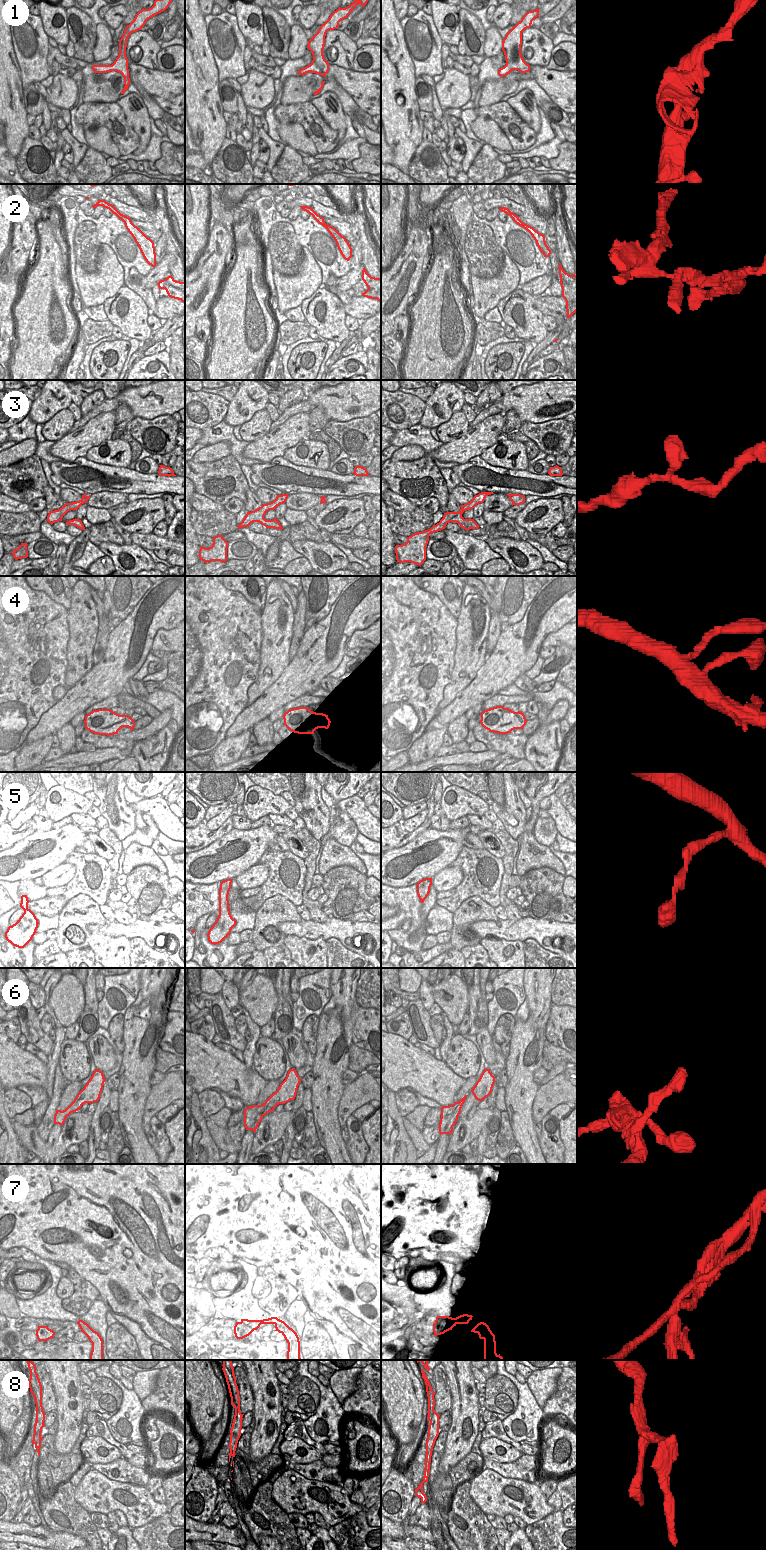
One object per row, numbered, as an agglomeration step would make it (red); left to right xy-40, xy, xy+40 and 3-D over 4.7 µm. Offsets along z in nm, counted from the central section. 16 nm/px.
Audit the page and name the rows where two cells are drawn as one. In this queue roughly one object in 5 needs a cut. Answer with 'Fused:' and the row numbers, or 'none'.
Fused: 1, 2, 7, 8

